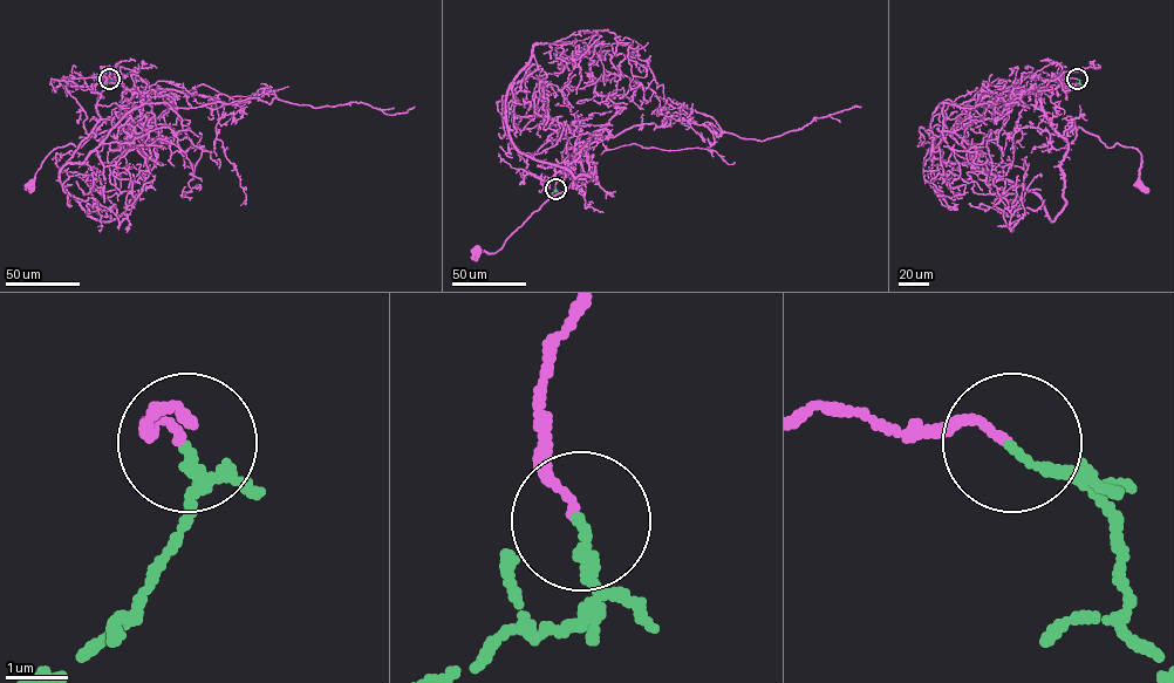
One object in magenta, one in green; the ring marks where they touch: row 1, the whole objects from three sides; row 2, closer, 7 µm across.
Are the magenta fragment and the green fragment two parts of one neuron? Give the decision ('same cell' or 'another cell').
same cell

